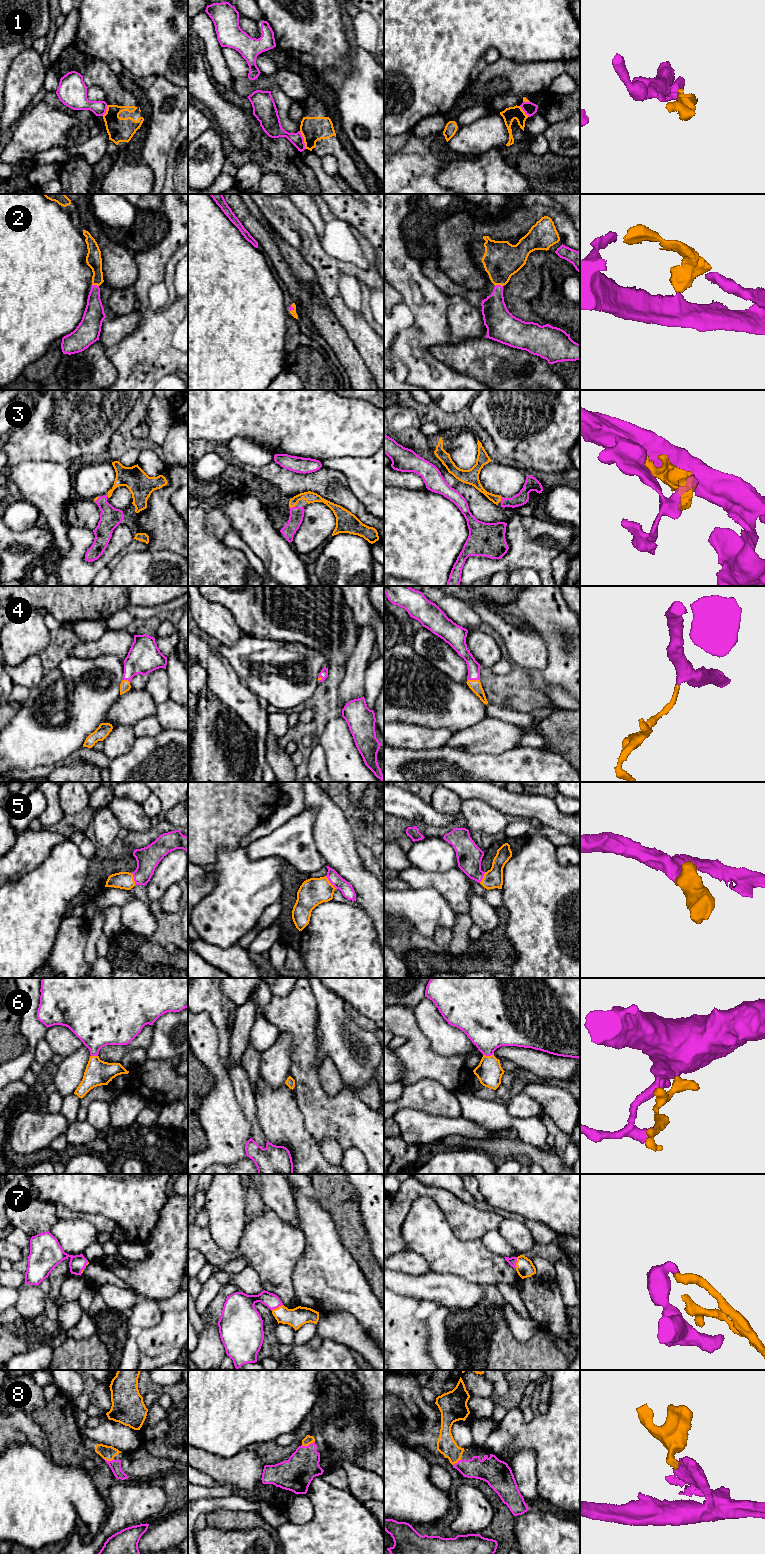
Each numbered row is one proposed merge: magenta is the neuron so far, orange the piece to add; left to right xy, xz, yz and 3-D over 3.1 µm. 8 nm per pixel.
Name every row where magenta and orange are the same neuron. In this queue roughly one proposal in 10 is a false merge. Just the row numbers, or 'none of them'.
2, 3, 4, 5, 6, 7, 8

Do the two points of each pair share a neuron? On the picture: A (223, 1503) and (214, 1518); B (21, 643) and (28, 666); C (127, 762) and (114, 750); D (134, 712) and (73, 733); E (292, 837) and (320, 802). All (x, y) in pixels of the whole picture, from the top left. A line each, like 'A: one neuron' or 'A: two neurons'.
A: two neurons
B: two neurons
C: two neurons
D: two neurons
E: two neurons

